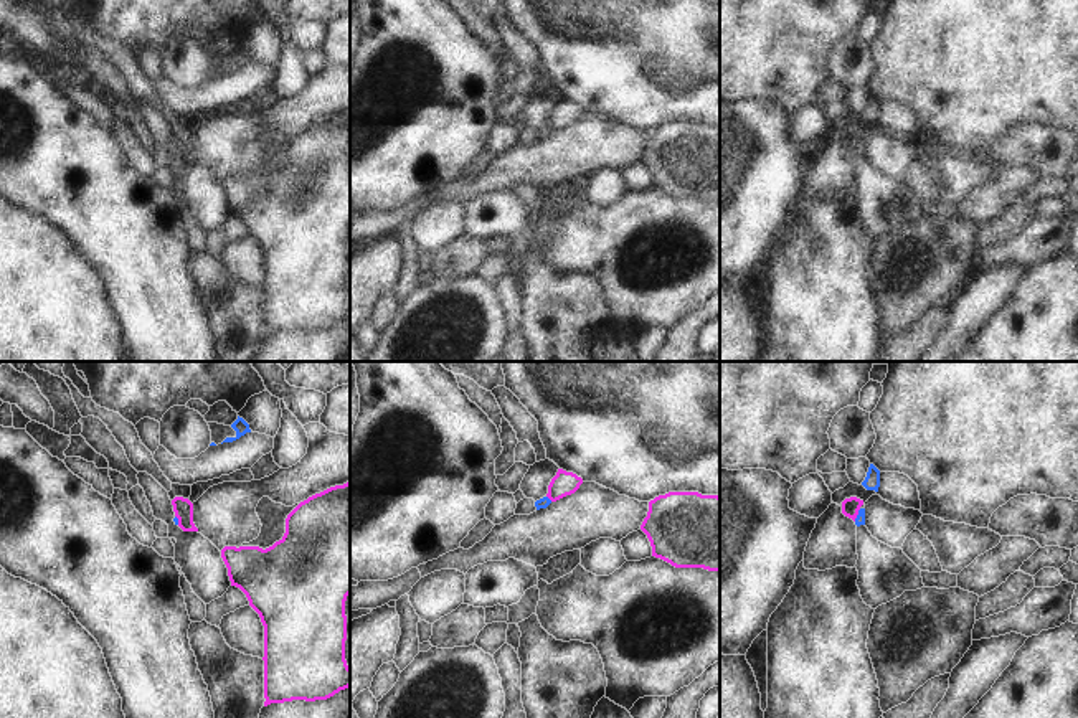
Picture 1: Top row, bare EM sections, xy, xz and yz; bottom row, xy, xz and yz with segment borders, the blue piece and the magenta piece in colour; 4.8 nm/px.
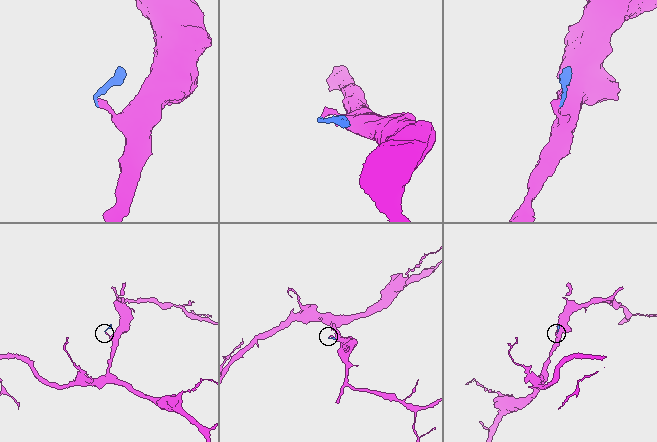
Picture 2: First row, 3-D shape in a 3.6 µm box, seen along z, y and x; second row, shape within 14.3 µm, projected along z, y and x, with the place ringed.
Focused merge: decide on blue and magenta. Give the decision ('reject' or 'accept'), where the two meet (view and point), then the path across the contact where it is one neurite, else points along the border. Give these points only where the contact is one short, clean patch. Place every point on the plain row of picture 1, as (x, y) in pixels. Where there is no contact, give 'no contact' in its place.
reject; contact yz (857, 146); border yz (860, 139), (854, 151)

